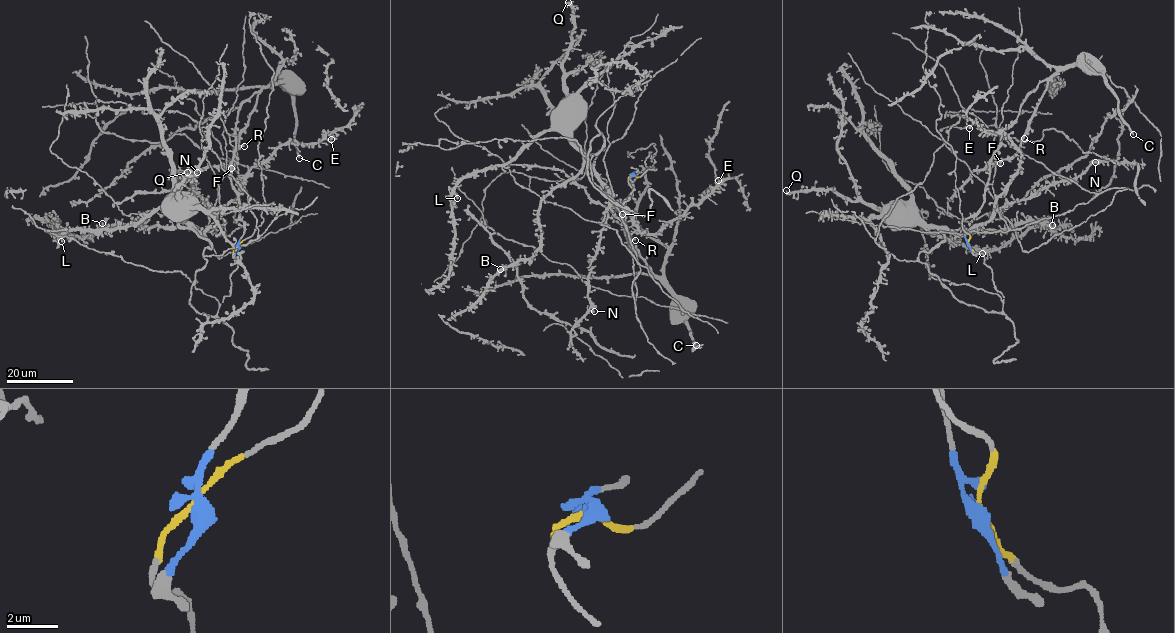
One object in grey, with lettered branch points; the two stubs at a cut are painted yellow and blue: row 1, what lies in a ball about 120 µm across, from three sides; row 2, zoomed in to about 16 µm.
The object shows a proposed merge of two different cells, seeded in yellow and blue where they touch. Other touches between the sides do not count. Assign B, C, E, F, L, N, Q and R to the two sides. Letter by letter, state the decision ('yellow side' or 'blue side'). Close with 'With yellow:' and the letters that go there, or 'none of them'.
B: yellow side
C: blue side
E: yellow side
F: blue side
L: yellow side
N: yellow side
Q: yellow side
R: blue side
With yellow: B, E, L, N, Q

